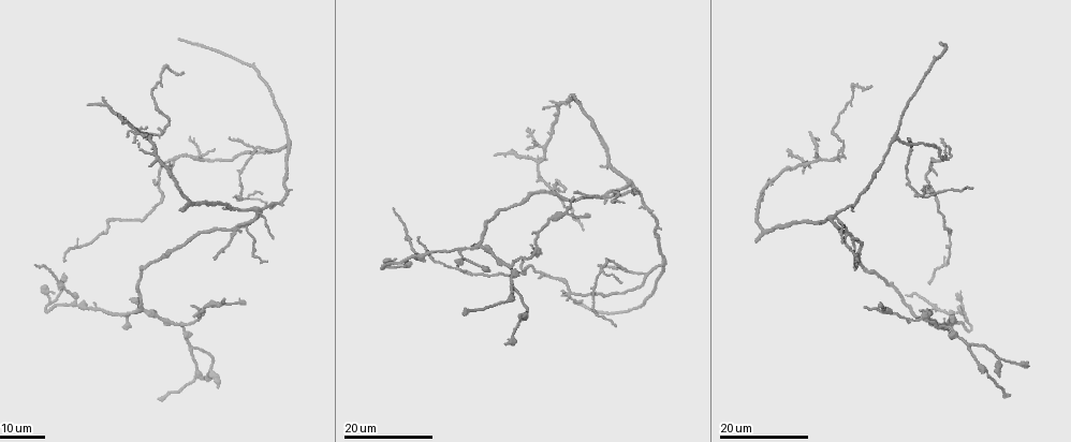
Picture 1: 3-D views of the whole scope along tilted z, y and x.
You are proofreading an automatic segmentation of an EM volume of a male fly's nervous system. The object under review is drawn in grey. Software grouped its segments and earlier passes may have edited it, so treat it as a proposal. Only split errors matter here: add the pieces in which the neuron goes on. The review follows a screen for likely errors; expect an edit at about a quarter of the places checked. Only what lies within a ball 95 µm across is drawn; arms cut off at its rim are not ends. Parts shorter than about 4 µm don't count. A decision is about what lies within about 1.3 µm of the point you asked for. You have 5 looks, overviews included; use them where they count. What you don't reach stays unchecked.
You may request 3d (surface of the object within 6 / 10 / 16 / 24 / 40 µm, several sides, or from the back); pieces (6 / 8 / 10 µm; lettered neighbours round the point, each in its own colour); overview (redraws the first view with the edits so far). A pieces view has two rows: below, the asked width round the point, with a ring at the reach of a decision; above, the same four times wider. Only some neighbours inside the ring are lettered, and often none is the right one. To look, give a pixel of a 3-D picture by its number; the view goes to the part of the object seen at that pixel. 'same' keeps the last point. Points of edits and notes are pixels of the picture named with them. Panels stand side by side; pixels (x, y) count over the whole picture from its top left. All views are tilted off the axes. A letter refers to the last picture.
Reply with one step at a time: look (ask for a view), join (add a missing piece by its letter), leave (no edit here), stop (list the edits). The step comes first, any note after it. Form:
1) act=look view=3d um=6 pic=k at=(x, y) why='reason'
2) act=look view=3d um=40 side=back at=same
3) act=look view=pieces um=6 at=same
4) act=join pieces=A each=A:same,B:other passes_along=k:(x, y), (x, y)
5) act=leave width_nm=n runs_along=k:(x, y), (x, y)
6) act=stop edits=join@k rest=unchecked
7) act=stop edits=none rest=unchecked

act=look view=3d um=16 pic=1 at=(575, 305)

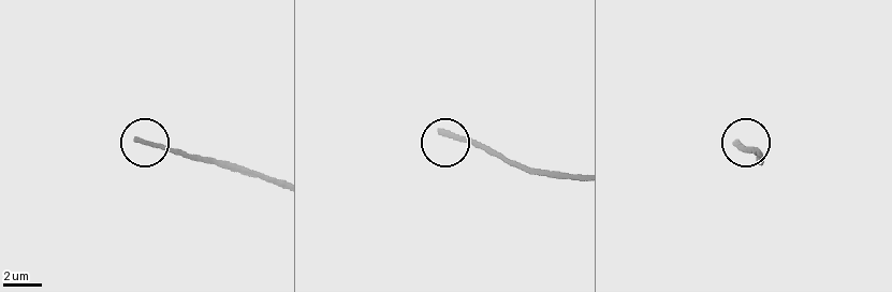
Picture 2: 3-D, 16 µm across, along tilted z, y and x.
act=look view=pieces um=8 pic=2 at=(442, 130) why='what lies round it'

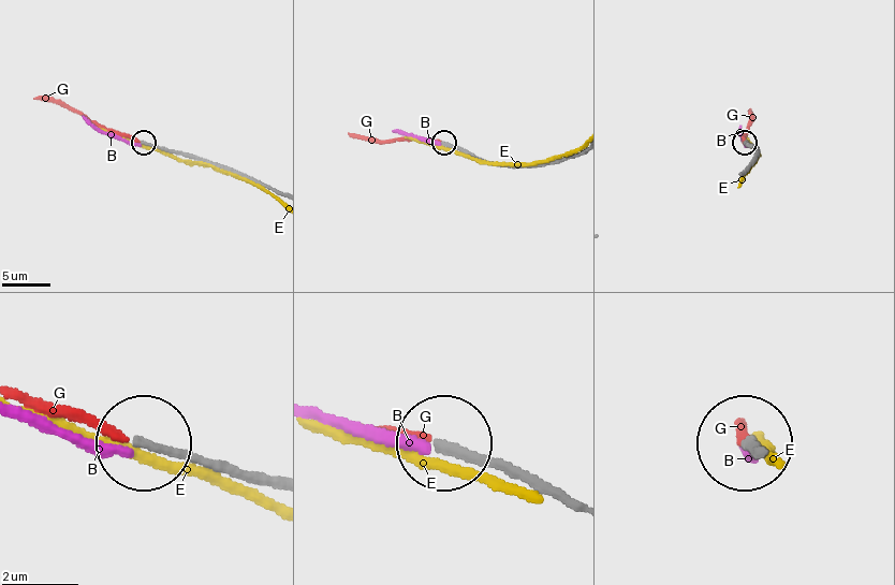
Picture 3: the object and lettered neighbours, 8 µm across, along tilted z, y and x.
act=join pieces=G each=B:other,E:other,G:same passes_along=3:(169, 152), (116, 134), (58, 103), (33, 98) found='it goes on there'

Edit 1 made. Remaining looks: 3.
act=look view=3d um=24 pic=1 at=(225, 300) why='branch stops here'

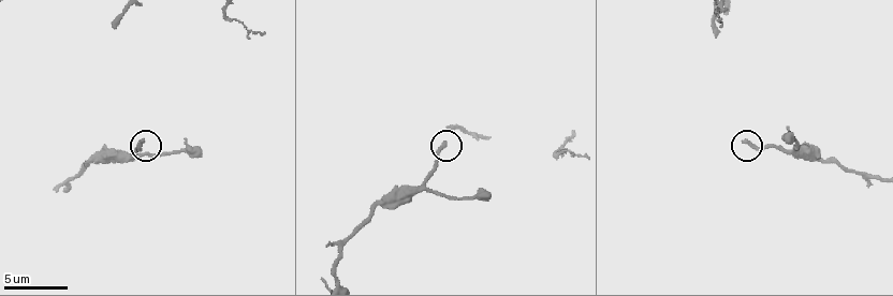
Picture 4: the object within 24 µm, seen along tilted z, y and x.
act=look view=3d um=6 pic=4 at=(743, 142) why='zoom in'

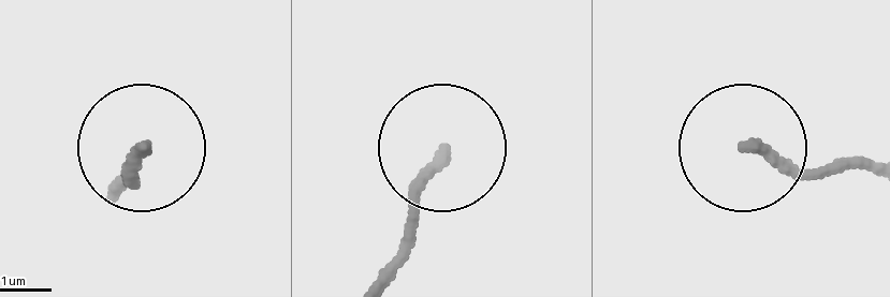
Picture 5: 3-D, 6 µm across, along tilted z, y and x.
act=look view=pieces um=6 pic=5 at=(144, 147)

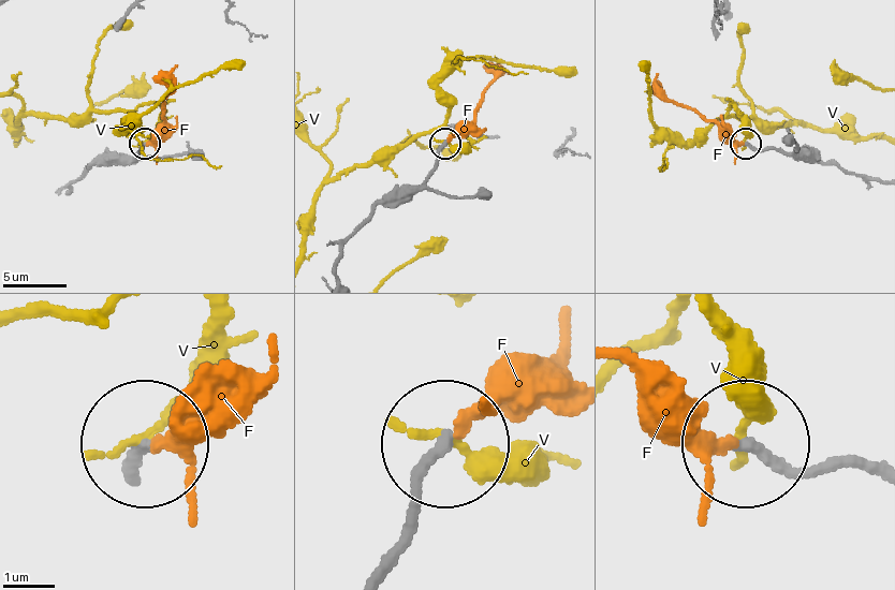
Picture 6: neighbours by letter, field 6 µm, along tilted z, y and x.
act=join pieces=F each=F:same,V:other passes_along=6:(130, 475), (185, 404) found='the neuron continues'

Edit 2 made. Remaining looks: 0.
act=stop edits=join@3,join@6 rest=unchecked

